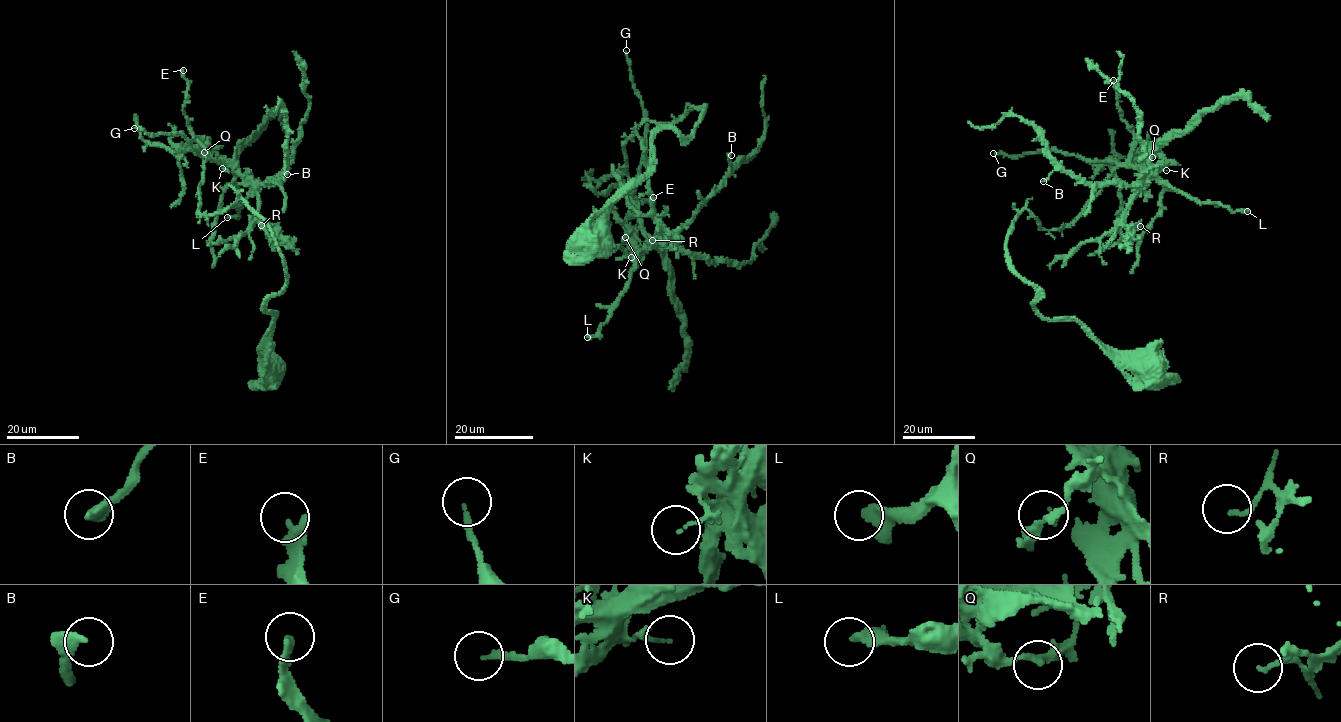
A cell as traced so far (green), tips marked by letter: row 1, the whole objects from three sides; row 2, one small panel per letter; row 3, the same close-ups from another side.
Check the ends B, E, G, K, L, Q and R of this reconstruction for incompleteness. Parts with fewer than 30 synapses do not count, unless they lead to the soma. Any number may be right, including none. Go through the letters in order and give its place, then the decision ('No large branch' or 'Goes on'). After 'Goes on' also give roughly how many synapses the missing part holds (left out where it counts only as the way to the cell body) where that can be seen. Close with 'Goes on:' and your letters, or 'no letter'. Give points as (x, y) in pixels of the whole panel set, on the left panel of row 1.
B: Place: (287, 174). No large branch
E: Place: (183, 70). No large branch
G: Place: (134, 128). No large branch
K: Place: (222, 168). No large branch
L: Place: (227, 217). No large branch
Q: Place: (204, 152). No large branch
R: Place: (261, 225). No large branch
Goes on: no letter

